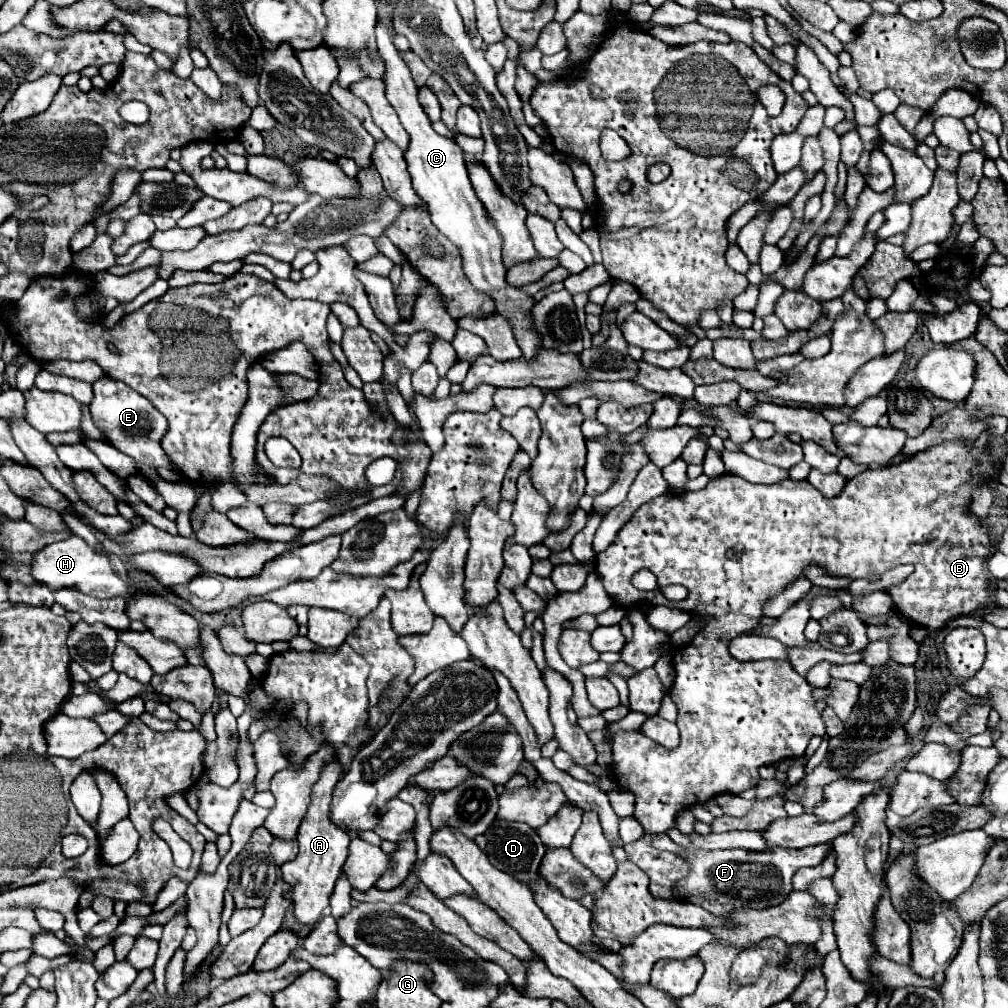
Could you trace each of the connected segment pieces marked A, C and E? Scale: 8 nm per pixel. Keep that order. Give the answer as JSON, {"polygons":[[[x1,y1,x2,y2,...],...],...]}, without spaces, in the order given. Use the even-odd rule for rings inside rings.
{"polygons":[[[329,761,323,767,323,773,319,781,313,785,311,793,311,805,307,809,307,815,301,821,299,833,297,833,297,843,299,843,299,853,293,861,283,865,281,873,283,879,291,885,291,891,287,897,293,899,295,903,295,917,303,925,313,925,321,919,323,911,329,907,329,897,333,893,335,881,341,875,343,861,347,859,349,853,349,831,345,827,335,825,329,819,329,803,331,803,331,791,337,785,337,781,343,777,343,767,339,761]],[[377,25,377,51,383,55,387,73,385,73,385,87,387,87,387,101,393,105,393,109,399,115,401,125,409,133,409,147,405,151,405,161,413,179,413,189,423,197,427,203,429,215,433,225,459,249,463,257,463,271,473,283,475,289,485,293,495,303,495,313,505,317,513,329,513,335,517,339,517,345,523,351,523,359,533,359,535,353,539,353,541,347,541,335,535,331,531,307,535,305,535,299,521,291,519,287,511,287,505,281,507,267,503,265,503,239,499,231,495,229,495,223,491,217,487,217,487,209,475,195,467,167,463,161,461,147,447,137,441,137,433,131,431,121,423,107,417,101,417,85,413,83,413,77,405,65,405,61,399,57,399,51,393,47,393,33,385,25]],[[105,376,95,381,94,398,91,403,91,415,95,425,107,437,107,441,119,449,121,453,133,457,135,461,147,465,149,469,159,469,171,465,167,453,161,447,161,439,165,437,169,425,163,413,159,413,143,395,121,381]]]}

